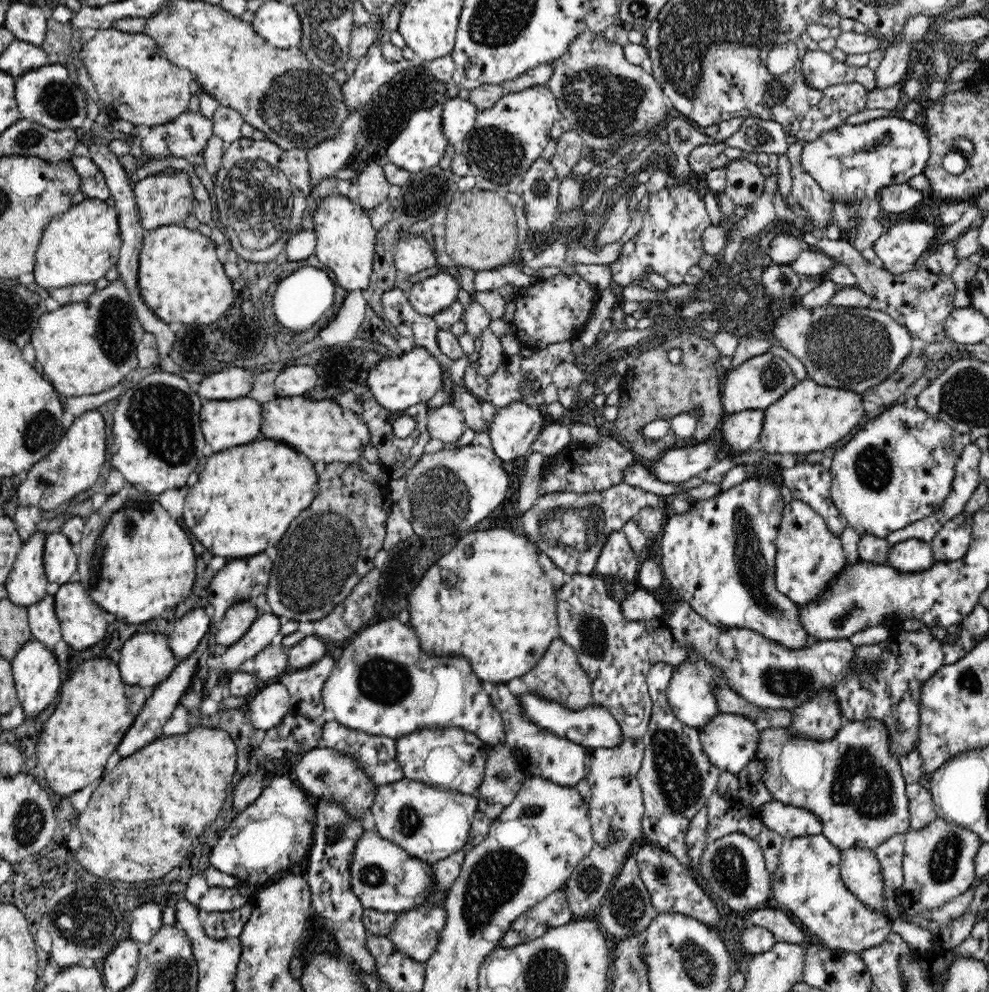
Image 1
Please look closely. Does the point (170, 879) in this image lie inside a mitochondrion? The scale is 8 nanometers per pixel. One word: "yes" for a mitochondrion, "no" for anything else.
no

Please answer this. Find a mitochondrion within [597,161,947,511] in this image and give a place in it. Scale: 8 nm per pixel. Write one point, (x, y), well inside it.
(848, 346)

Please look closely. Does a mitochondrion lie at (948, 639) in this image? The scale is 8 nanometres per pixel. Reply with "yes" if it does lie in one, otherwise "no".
no

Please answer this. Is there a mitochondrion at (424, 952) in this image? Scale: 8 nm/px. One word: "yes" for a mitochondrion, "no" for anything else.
no

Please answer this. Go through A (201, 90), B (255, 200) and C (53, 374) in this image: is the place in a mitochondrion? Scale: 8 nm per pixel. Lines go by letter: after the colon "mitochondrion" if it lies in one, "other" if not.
A: other
B: mitochondrion
C: other

